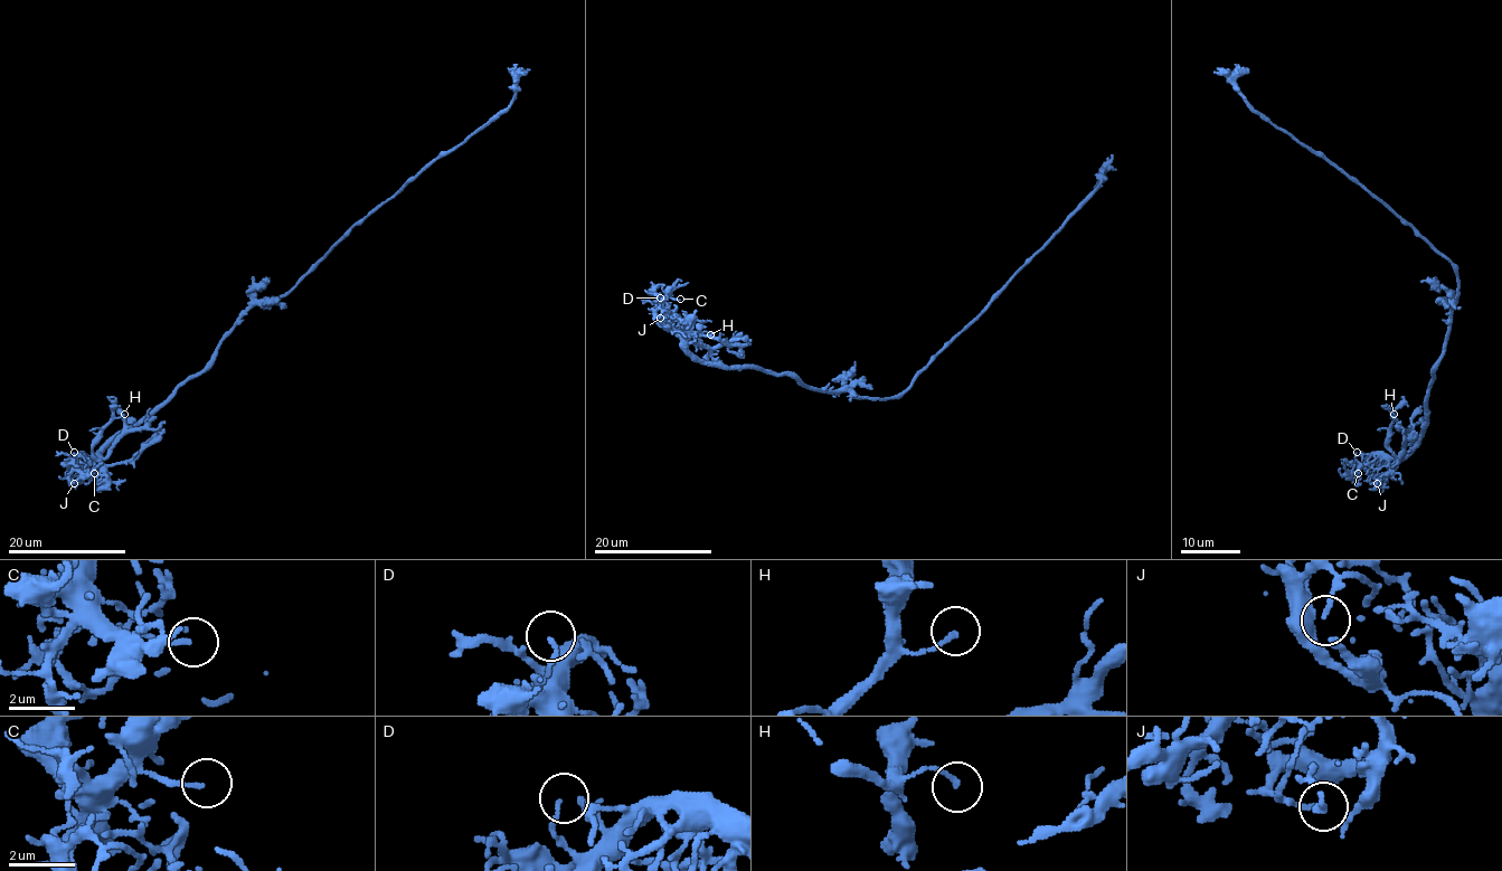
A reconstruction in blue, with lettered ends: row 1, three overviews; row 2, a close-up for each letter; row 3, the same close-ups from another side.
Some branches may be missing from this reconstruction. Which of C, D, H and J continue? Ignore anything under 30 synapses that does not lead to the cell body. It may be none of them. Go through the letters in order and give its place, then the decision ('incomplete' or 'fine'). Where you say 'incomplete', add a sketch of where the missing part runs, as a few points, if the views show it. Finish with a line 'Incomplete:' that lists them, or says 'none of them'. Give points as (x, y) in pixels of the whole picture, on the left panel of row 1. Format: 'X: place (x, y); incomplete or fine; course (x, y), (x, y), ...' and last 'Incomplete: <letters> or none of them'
C: place (94, 473); fine
D: place (74, 452); fine
H: place (124, 414); fine
J: place (74, 483); incomplete; course (74, 483), (74, 493), (66, 501), (52, 505), (48, 511), (58, 524), (20, 532), (2, 523)
Incomplete: J

